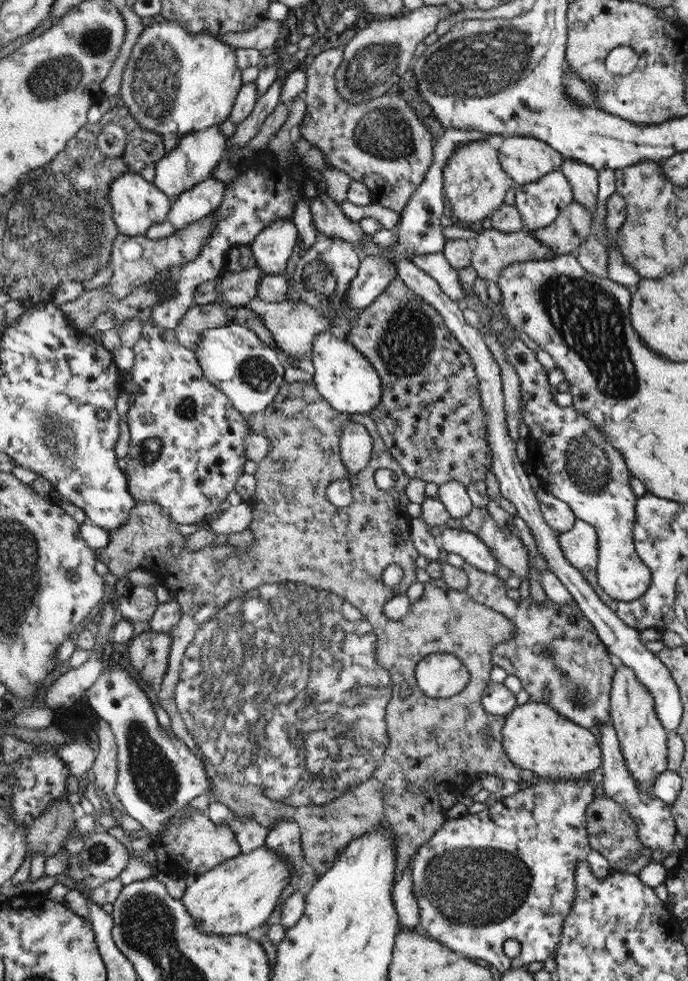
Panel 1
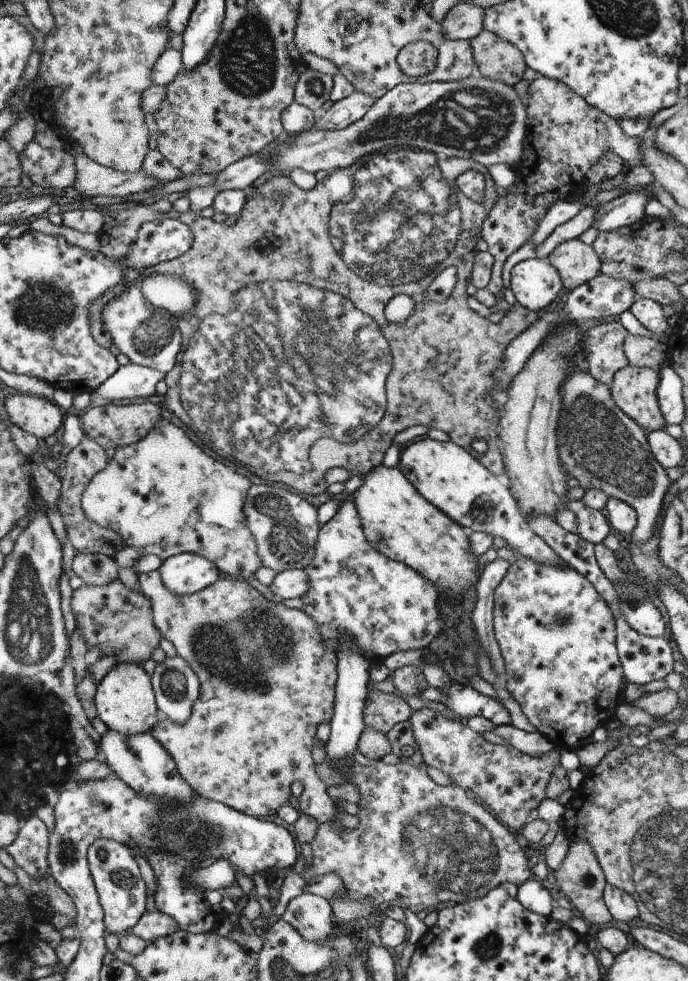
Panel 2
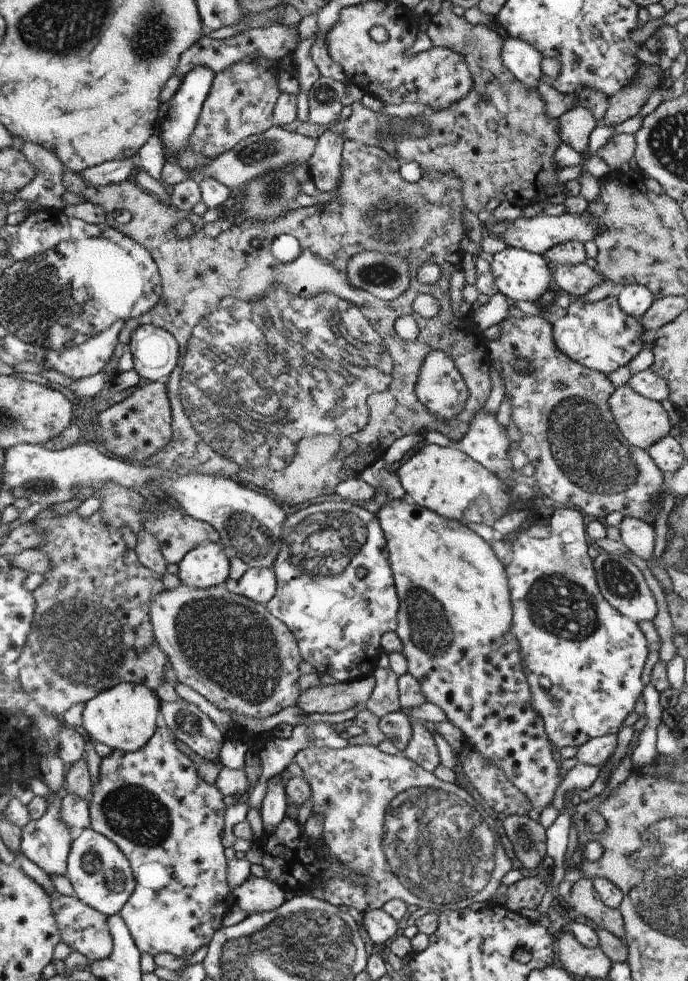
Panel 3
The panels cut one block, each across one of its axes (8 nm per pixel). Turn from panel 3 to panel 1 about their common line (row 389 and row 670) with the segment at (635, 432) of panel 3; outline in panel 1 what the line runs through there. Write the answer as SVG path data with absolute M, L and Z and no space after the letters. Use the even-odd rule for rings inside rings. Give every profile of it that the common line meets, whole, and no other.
M622 662L614 670L612 688L609 692L609 712L626 760L626 768L630 770L632 778L638 782L638 788L653 792L654 780L667 769L668 731L658 719L652 694L638 680L634 670Z

